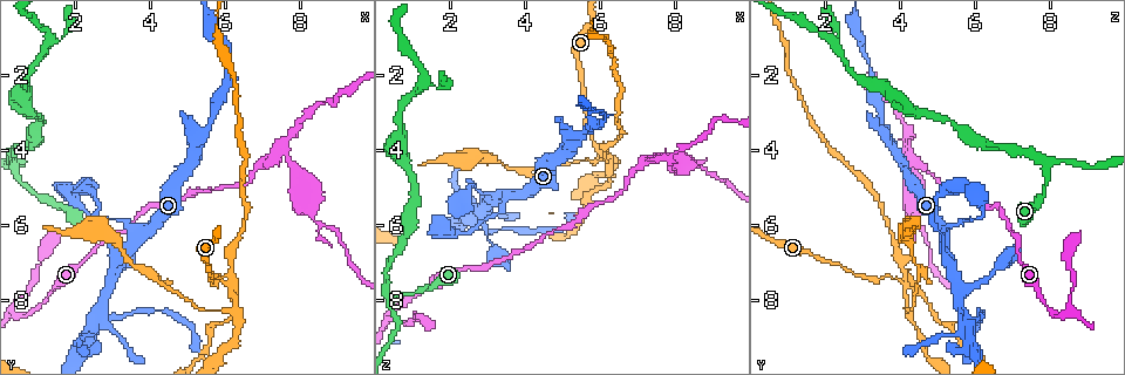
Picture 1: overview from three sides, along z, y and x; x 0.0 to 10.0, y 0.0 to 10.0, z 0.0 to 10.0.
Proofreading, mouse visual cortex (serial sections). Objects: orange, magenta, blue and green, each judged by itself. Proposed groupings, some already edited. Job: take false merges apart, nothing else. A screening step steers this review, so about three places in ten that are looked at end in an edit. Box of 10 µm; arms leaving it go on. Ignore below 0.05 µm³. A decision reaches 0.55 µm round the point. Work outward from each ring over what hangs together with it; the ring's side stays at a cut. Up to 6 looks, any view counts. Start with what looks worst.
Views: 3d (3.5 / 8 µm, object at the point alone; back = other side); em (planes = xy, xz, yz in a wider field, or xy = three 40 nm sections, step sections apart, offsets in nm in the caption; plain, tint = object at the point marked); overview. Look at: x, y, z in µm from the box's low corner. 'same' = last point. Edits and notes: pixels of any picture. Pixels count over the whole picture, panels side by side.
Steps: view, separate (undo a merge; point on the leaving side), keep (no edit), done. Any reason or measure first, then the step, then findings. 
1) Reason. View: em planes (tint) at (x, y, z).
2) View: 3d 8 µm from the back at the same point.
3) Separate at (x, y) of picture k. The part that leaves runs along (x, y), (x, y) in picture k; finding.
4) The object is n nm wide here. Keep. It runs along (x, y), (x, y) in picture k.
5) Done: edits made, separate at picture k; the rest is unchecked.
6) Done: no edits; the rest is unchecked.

Abrupt turn. View: 3d 3.5 µm at (6.15, 7.55, 4.10).

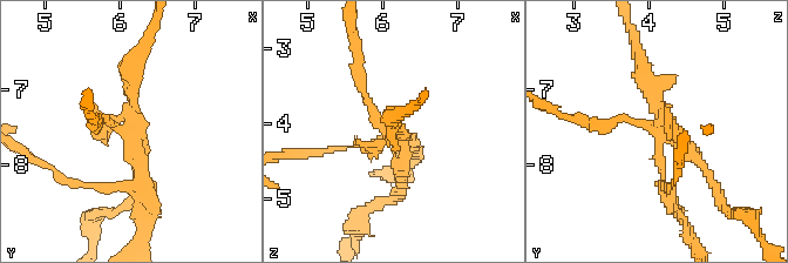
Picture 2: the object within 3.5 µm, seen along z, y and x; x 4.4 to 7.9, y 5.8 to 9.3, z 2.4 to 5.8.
Now the EM. View: em xy step 5 (tint) at (6.05, 7.55, 4.10).

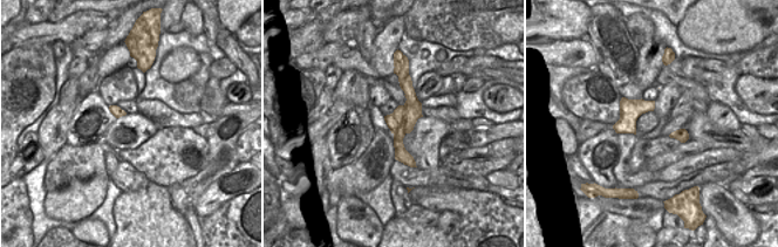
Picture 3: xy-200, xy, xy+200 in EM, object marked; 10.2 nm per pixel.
Separate at (138, 76) of picture 2. The part that leaves runs along (392, 134), (399, 137), (323, 152) in picture 2; two cells meet here.

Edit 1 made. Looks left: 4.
Sharp bend. View: 3d 3.5 µm at (3.40, 6.75, 5.20).

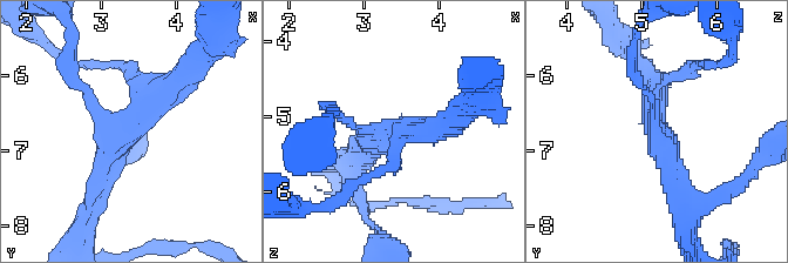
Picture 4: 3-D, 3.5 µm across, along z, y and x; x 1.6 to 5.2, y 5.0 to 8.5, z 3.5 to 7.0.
The arms are 100, 250, 350 nm wide. Keep. It runs along (184, 73), (104, 156), (94, 199) in picture 4; continuous, no second cell.

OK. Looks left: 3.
Small branch off a trunk. View: 3d 3.5 µm from the back at (2.60, 8.55, 5.75).

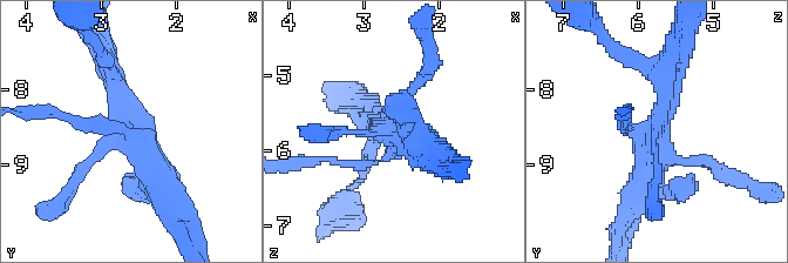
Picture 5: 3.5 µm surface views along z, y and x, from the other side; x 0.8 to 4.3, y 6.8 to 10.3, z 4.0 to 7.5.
View: em xy step 2 (tint) at (2.65, 8.50, 5.75).

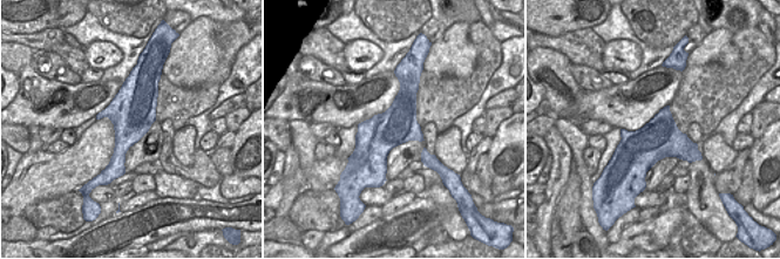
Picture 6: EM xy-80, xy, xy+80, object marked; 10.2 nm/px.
Keep. It runs along (401, 77), (382, 177) in picture 6; one cell here.

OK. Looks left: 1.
Done: edits made, separate at picture 2; the rest is unchecked.

